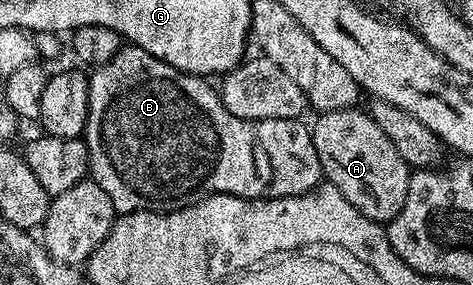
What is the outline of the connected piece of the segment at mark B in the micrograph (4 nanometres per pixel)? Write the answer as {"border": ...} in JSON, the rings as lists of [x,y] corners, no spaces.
{"border":[[[135,45],[121,46],[118,54],[110,61],[99,64],[96,72],[88,75],[90,89],[90,105],[86,117],[86,129],[83,141],[88,146],[88,170],[91,178],[110,197],[114,209],[120,215],[132,215],[136,211],[181,211],[199,199],[208,195],[237,195],[239,199],[285,199],[287,195],[307,195],[321,186],[324,170],[318,161],[318,149],[314,149],[311,130],[303,127],[300,119],[243,119],[234,117],[220,100],[219,90],[212,87],[207,78],[199,75],[189,75],[187,71],[179,71],[166,61],[146,53],[146,49]]]}

